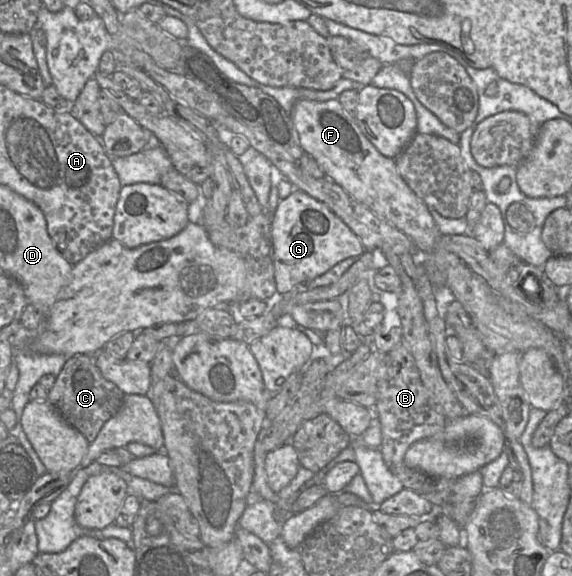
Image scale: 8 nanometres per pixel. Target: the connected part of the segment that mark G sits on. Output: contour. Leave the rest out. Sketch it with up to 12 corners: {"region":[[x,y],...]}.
{"region":[[279,201],[271,234],[280,294],[365,250],[326,204]]}

